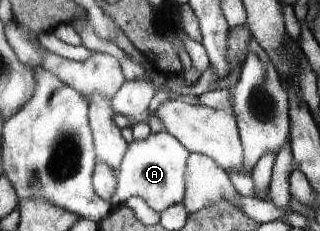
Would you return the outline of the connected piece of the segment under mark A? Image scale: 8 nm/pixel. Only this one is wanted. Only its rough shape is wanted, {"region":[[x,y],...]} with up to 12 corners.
{"region":[[167,131],[130,142],[117,202],[183,202],[189,156]]}

